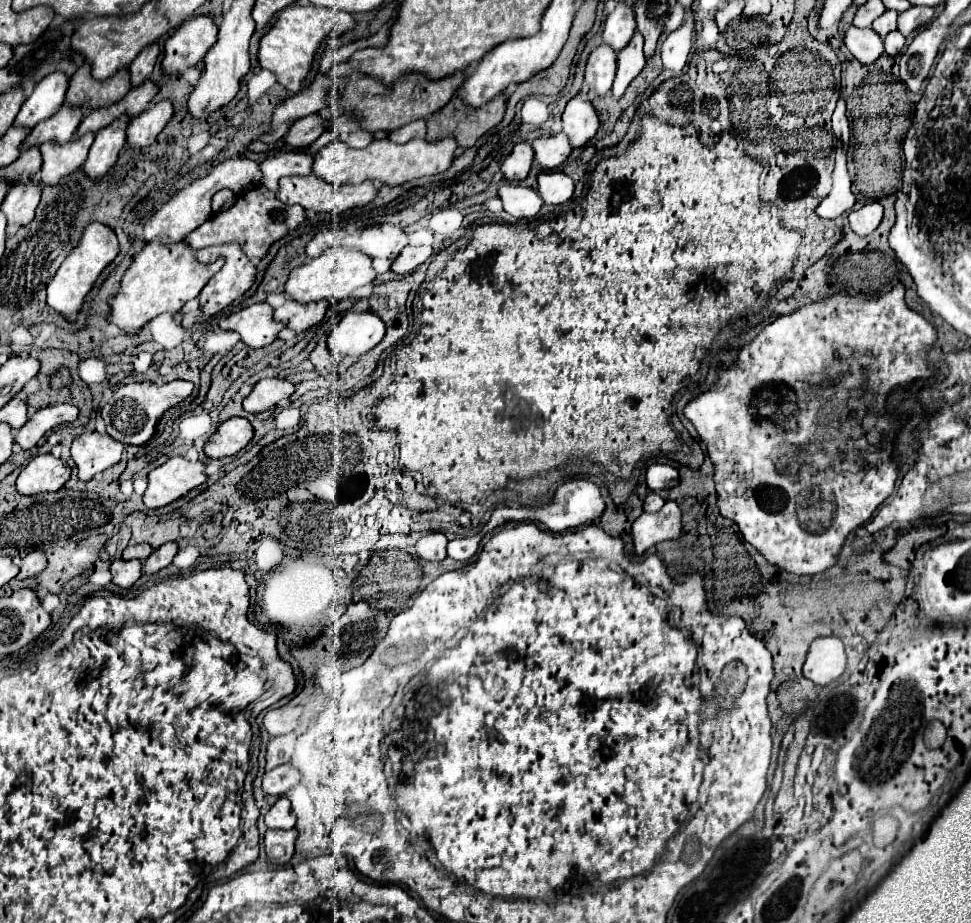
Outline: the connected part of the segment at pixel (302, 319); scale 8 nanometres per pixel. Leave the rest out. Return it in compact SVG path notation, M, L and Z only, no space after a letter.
M286 300L278 310L274 310L274 320L284 322L286 328L300 334L324 318L328 304L330 302L312 302L312 306L300 306L300 302Z

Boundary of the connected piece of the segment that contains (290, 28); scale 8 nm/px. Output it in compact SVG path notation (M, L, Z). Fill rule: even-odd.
M288 6L278 14L276 24L260 40L260 54L258 54L260 66L274 72L278 82L282 86L286 86L288 90L300 92L312 70L316 50L322 44L326 44L328 38L350 32L356 26L358 26L358 22L348 12L320 8L320 6Z

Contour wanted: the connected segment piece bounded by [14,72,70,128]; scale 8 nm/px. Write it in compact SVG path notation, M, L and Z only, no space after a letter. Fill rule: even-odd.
M50 74L48 78L40 80L32 92L32 96L22 104L14 126L26 126L34 128L38 122L52 118L60 106L64 104L64 94L68 88L68 76L66 74Z

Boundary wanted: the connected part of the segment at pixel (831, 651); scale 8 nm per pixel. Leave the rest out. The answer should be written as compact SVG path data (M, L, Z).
M836 636L816 638L808 650L804 662L804 676L816 684L830 684L838 680L846 670L846 652L844 644Z

